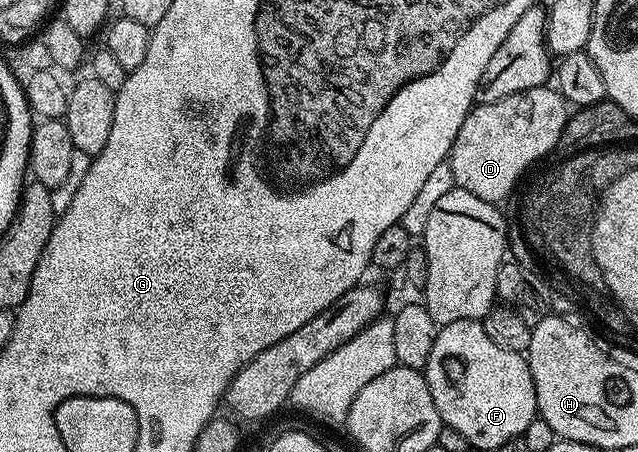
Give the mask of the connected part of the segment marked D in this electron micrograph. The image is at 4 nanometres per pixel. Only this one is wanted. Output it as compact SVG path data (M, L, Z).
M542 86L523 90L519 94L511 94L499 102L477 104L469 109L463 126L459 126L459 134L455 134L453 148L449 151L447 163L451 166L454 185L471 194L475 198L483 198L490 202L501 202L501 199L517 184L517 179L536 162L540 156L556 149L561 142L561 135L571 115L561 93L553 86Z

